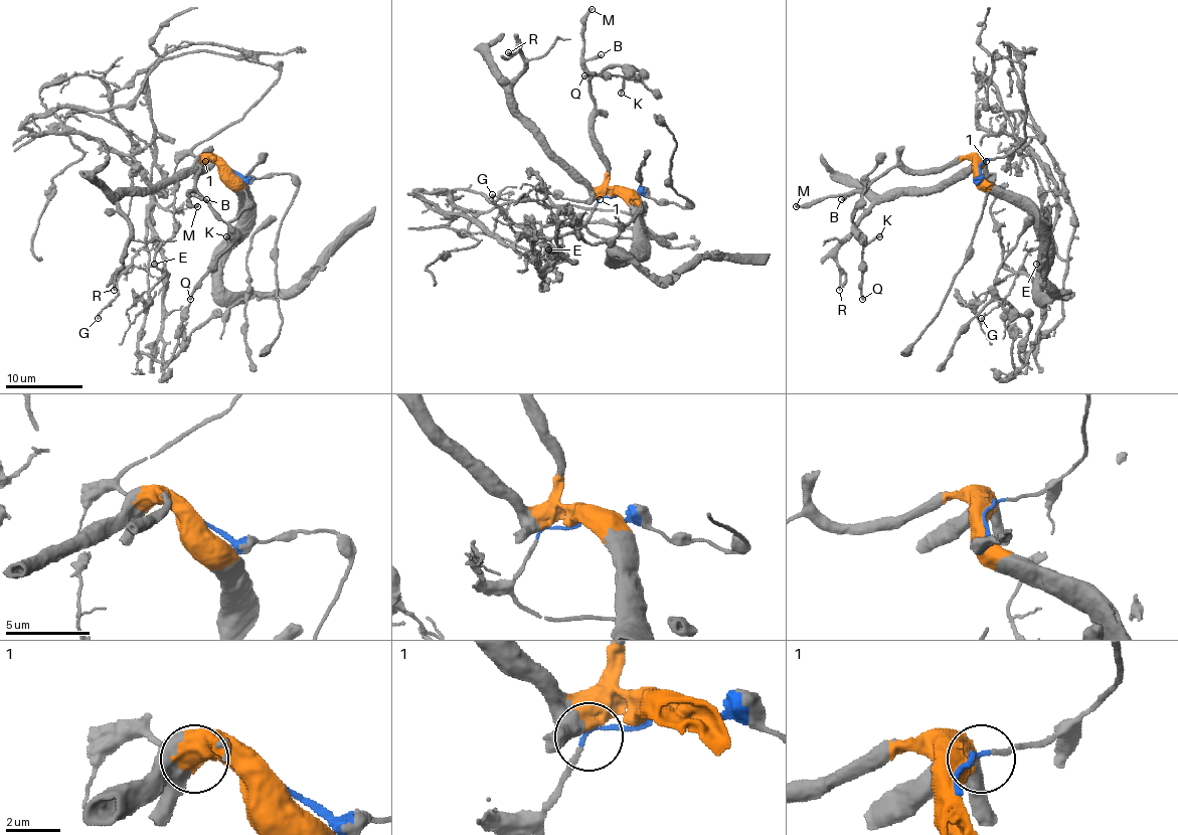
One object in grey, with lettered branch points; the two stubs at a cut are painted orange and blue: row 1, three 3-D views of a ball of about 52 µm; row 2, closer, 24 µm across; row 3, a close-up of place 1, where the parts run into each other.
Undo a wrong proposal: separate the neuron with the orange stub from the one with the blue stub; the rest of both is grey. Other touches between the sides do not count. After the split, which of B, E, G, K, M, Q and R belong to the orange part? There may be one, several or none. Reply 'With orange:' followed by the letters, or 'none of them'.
With orange: B, K, M, Q, R

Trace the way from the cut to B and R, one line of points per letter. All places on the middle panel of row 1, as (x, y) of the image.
B: (621, 191), (615, 191), (607, 184), (607, 163), (594, 136), (594, 105), (583, 62), (602, 55)
R: (621, 191), (590, 188), (516, 109), (513, 81), (524, 70), (524, 58), (516, 49), (509, 53)

